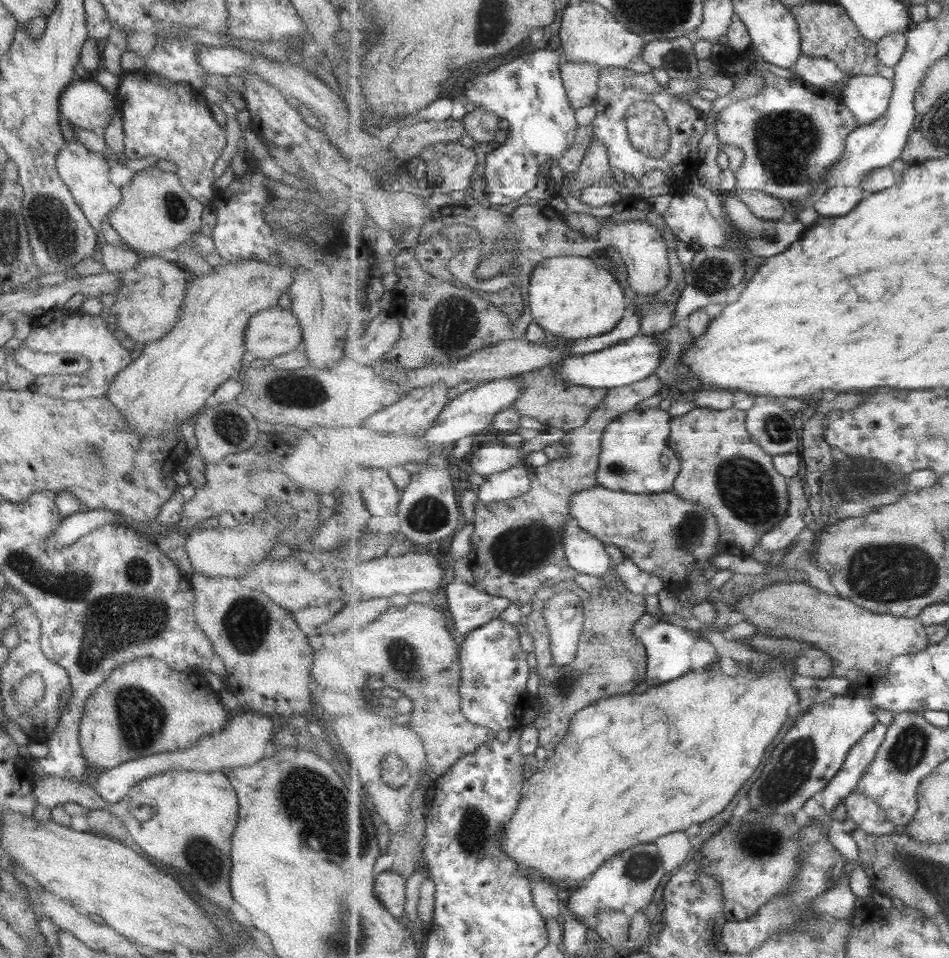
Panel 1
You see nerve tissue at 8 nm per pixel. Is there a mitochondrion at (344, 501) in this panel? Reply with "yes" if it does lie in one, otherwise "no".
no

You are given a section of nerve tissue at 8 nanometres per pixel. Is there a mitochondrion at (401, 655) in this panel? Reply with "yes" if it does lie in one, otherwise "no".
yes

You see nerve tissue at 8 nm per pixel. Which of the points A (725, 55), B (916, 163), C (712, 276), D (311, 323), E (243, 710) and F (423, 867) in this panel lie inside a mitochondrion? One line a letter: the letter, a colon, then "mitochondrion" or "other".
A: other
B: other
C: mitochondrion
D: other
E: other
F: other

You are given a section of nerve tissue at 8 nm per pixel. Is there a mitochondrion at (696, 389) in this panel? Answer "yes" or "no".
no

